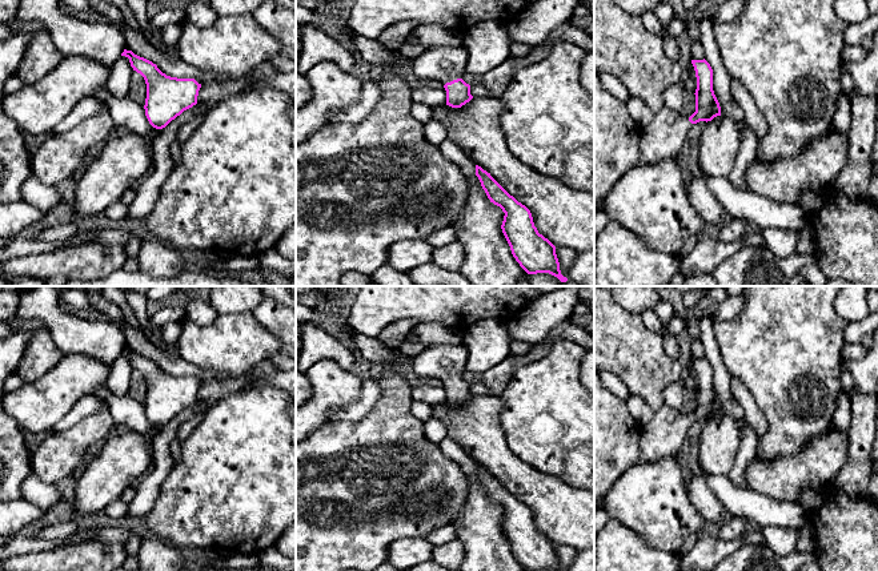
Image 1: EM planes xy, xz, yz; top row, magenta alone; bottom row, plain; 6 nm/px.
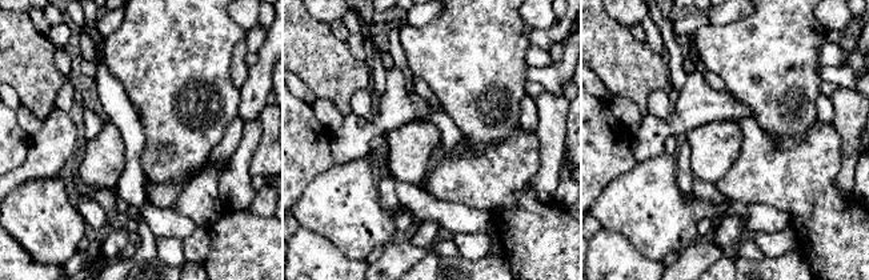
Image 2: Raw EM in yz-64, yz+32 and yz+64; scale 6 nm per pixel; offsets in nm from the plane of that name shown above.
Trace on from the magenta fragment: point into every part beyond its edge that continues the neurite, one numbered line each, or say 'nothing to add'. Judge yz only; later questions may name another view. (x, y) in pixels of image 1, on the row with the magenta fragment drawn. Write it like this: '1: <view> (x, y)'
1: yz (664, 137)

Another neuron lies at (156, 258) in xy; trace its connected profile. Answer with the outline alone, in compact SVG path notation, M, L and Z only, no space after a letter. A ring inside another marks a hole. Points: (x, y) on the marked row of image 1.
M157 238L141 241L137 254L140 272L156 278L172 278L185 270L187 254Z

